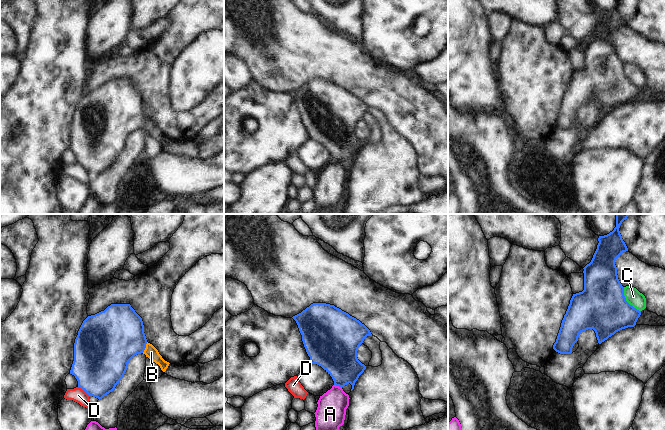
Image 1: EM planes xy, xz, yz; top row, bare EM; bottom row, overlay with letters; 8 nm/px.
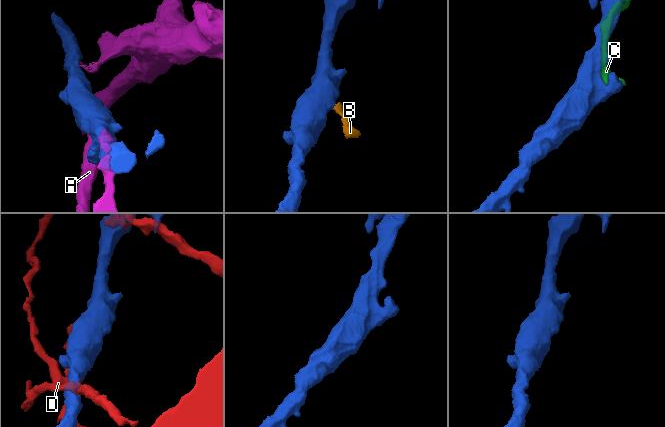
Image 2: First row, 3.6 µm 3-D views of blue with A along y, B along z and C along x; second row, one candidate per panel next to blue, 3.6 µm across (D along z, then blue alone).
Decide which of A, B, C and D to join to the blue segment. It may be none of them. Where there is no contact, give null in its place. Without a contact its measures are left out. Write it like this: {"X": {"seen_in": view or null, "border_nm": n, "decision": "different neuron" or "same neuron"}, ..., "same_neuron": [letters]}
{"A": {"seen_in": "xz", "border_nm": 70, "decision": "different neuron"}, "B": {"seen_in": "xy", "border_nm": 100, "decision": "same neuron"}, "C": {"seen_in": "yz", "border_nm": 240, "decision": "different neuron"}, "D": {"seen_in": "xy", "border_nm": 120, "decision": "different neuron"}, "same_neuron": ["B"]}

